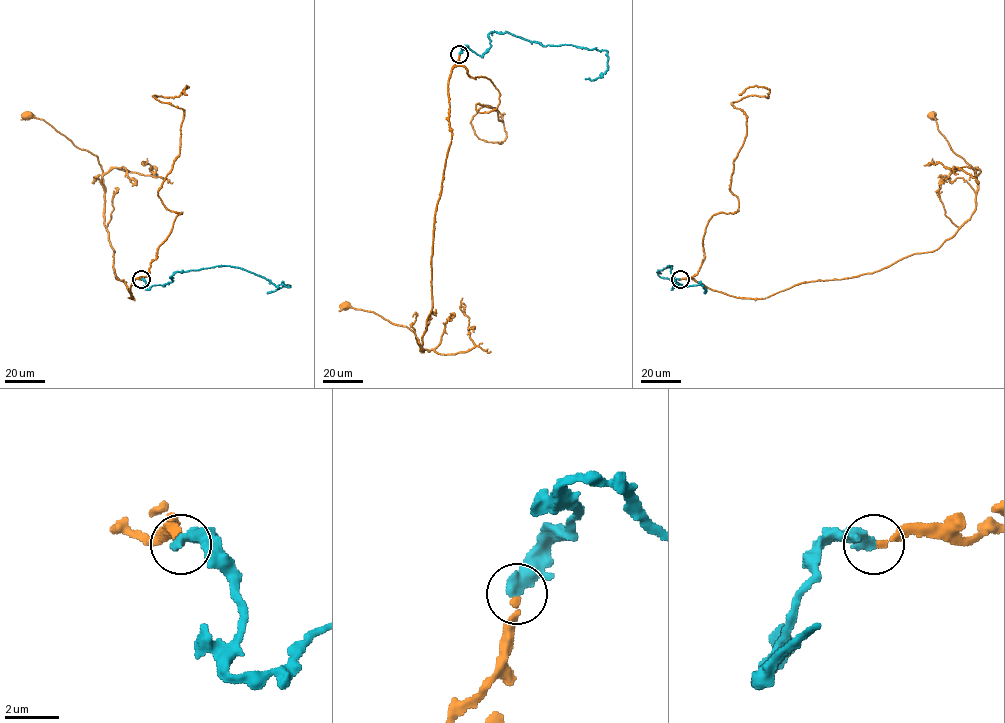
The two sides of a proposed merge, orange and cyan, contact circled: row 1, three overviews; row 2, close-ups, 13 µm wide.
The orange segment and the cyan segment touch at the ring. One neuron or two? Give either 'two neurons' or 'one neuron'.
one neuron

